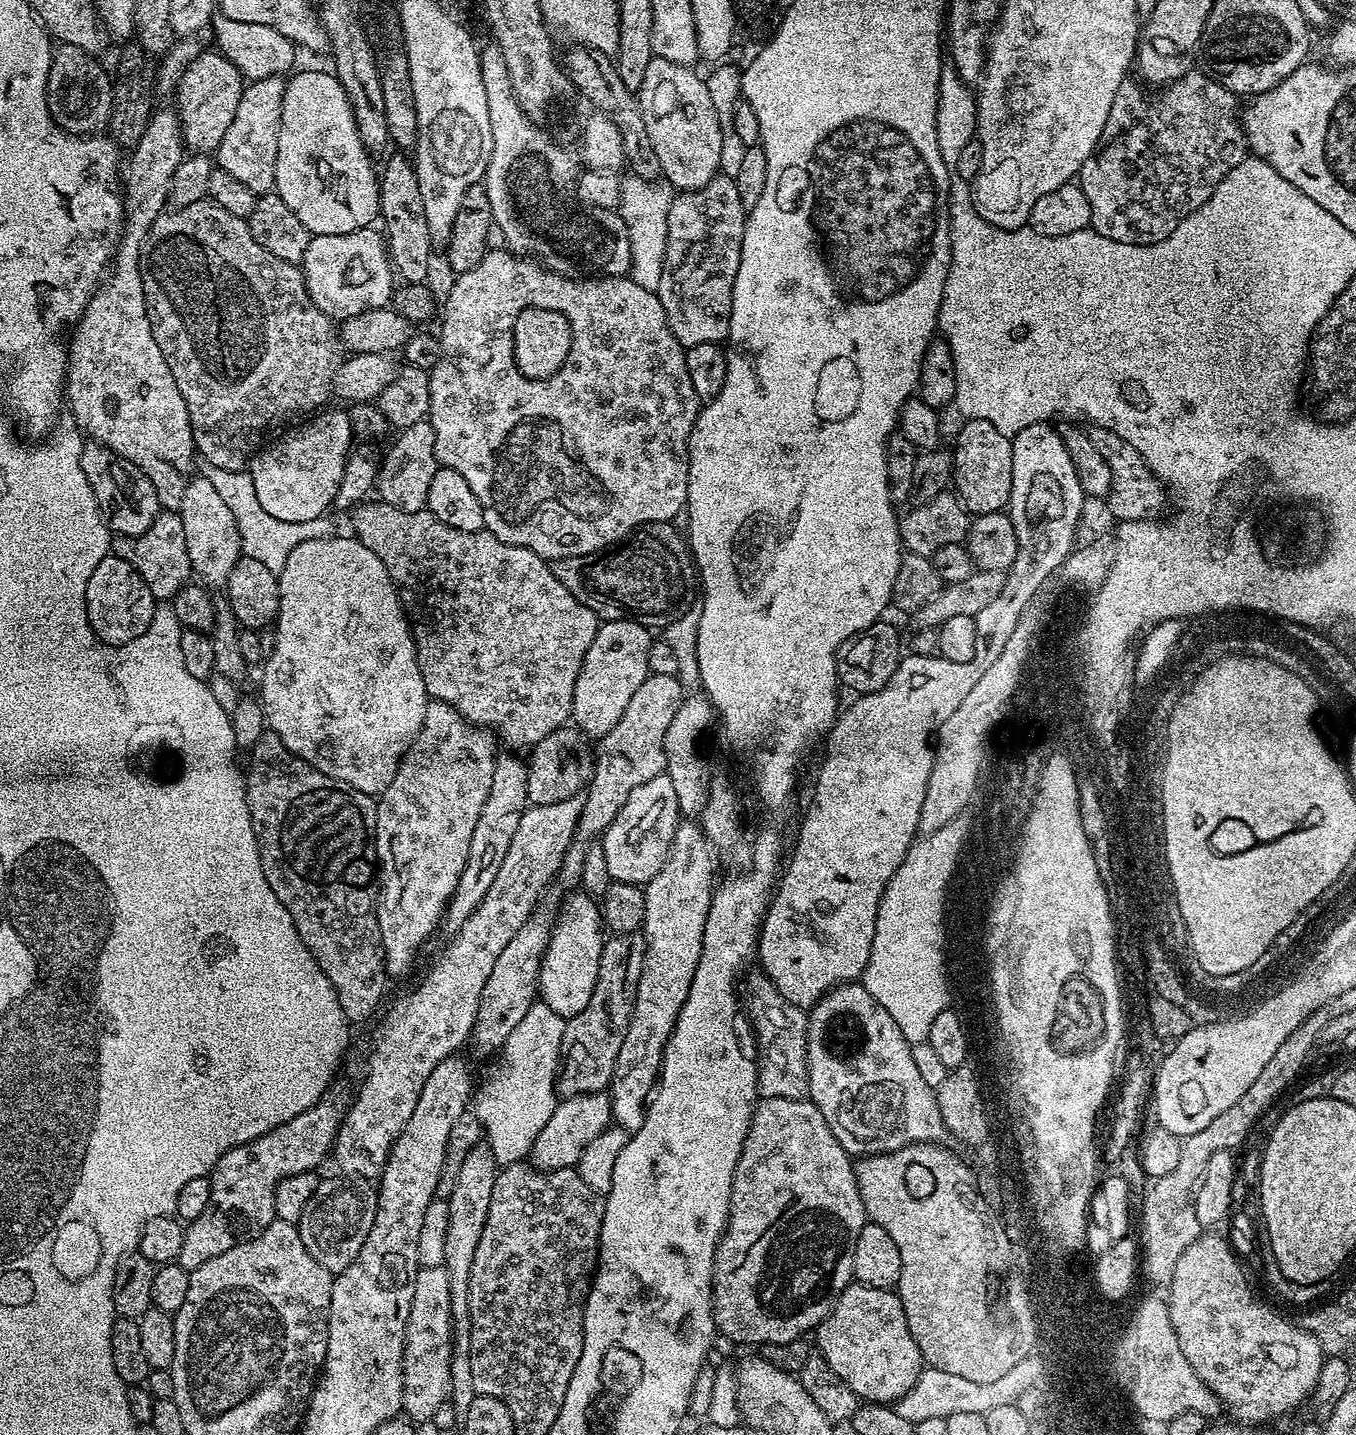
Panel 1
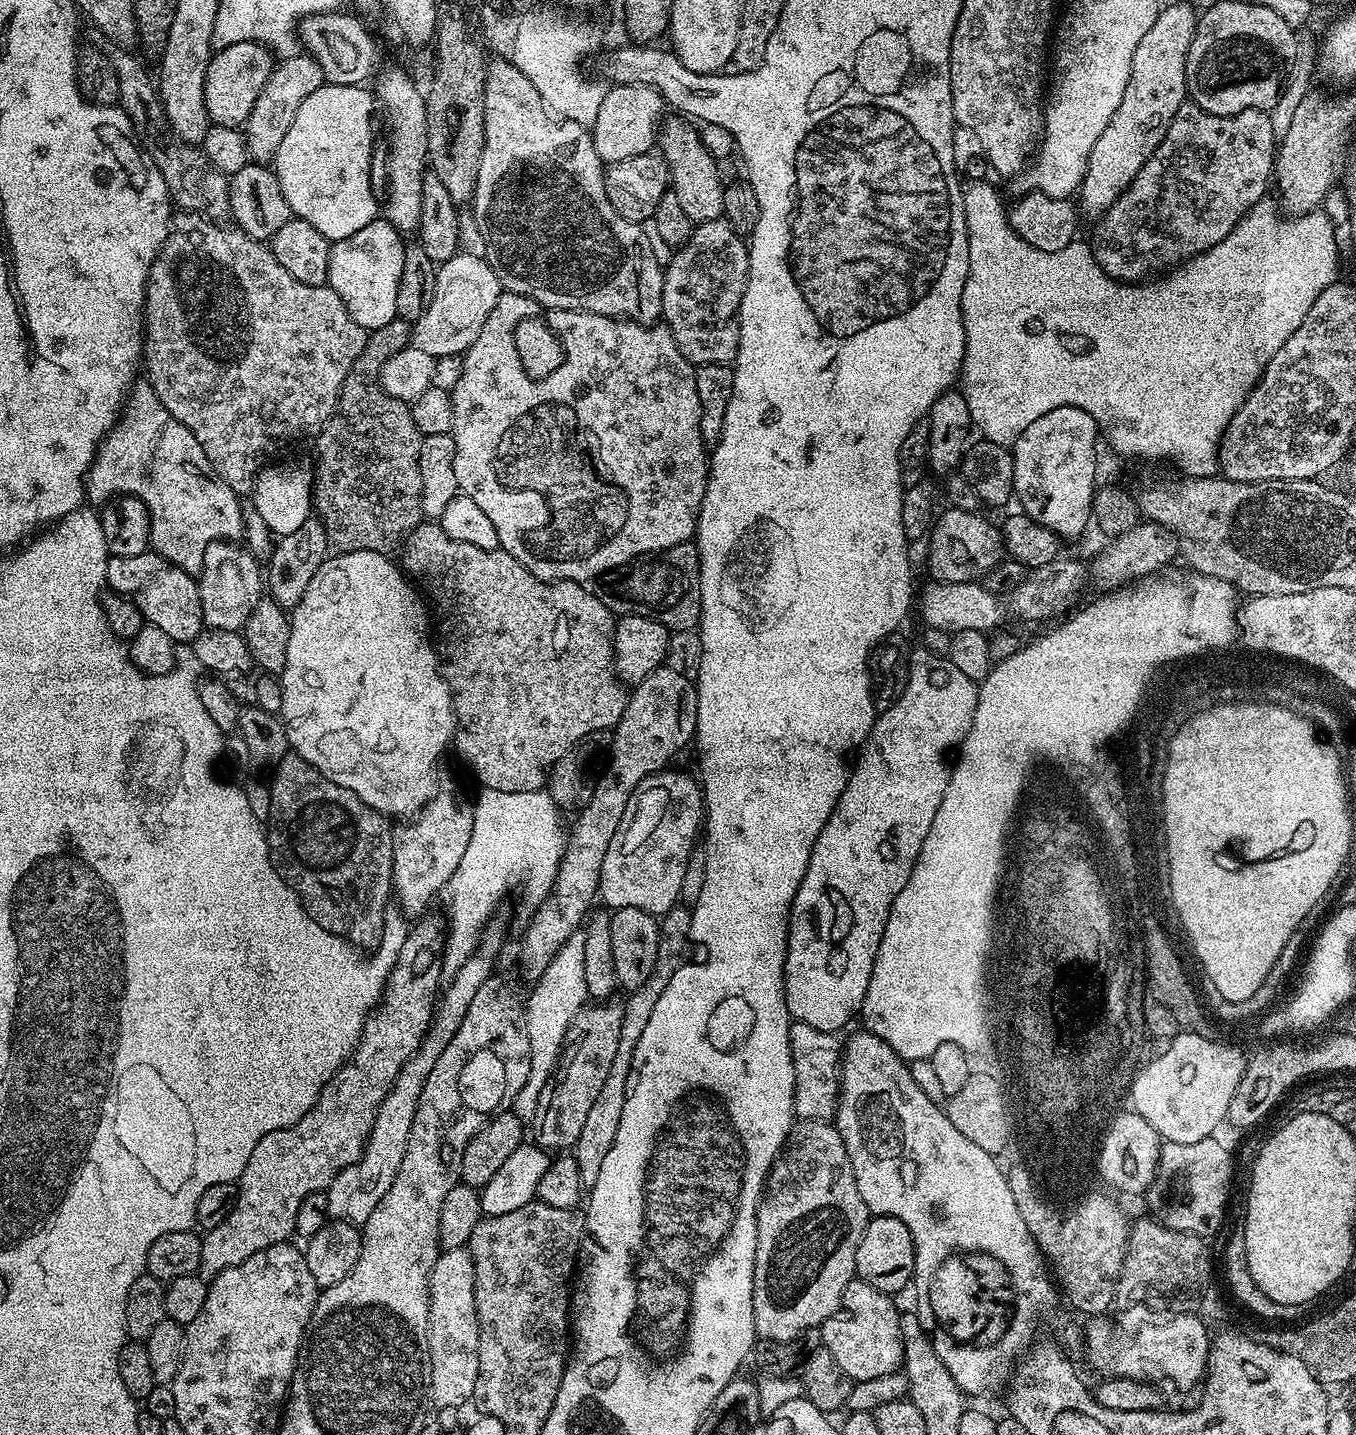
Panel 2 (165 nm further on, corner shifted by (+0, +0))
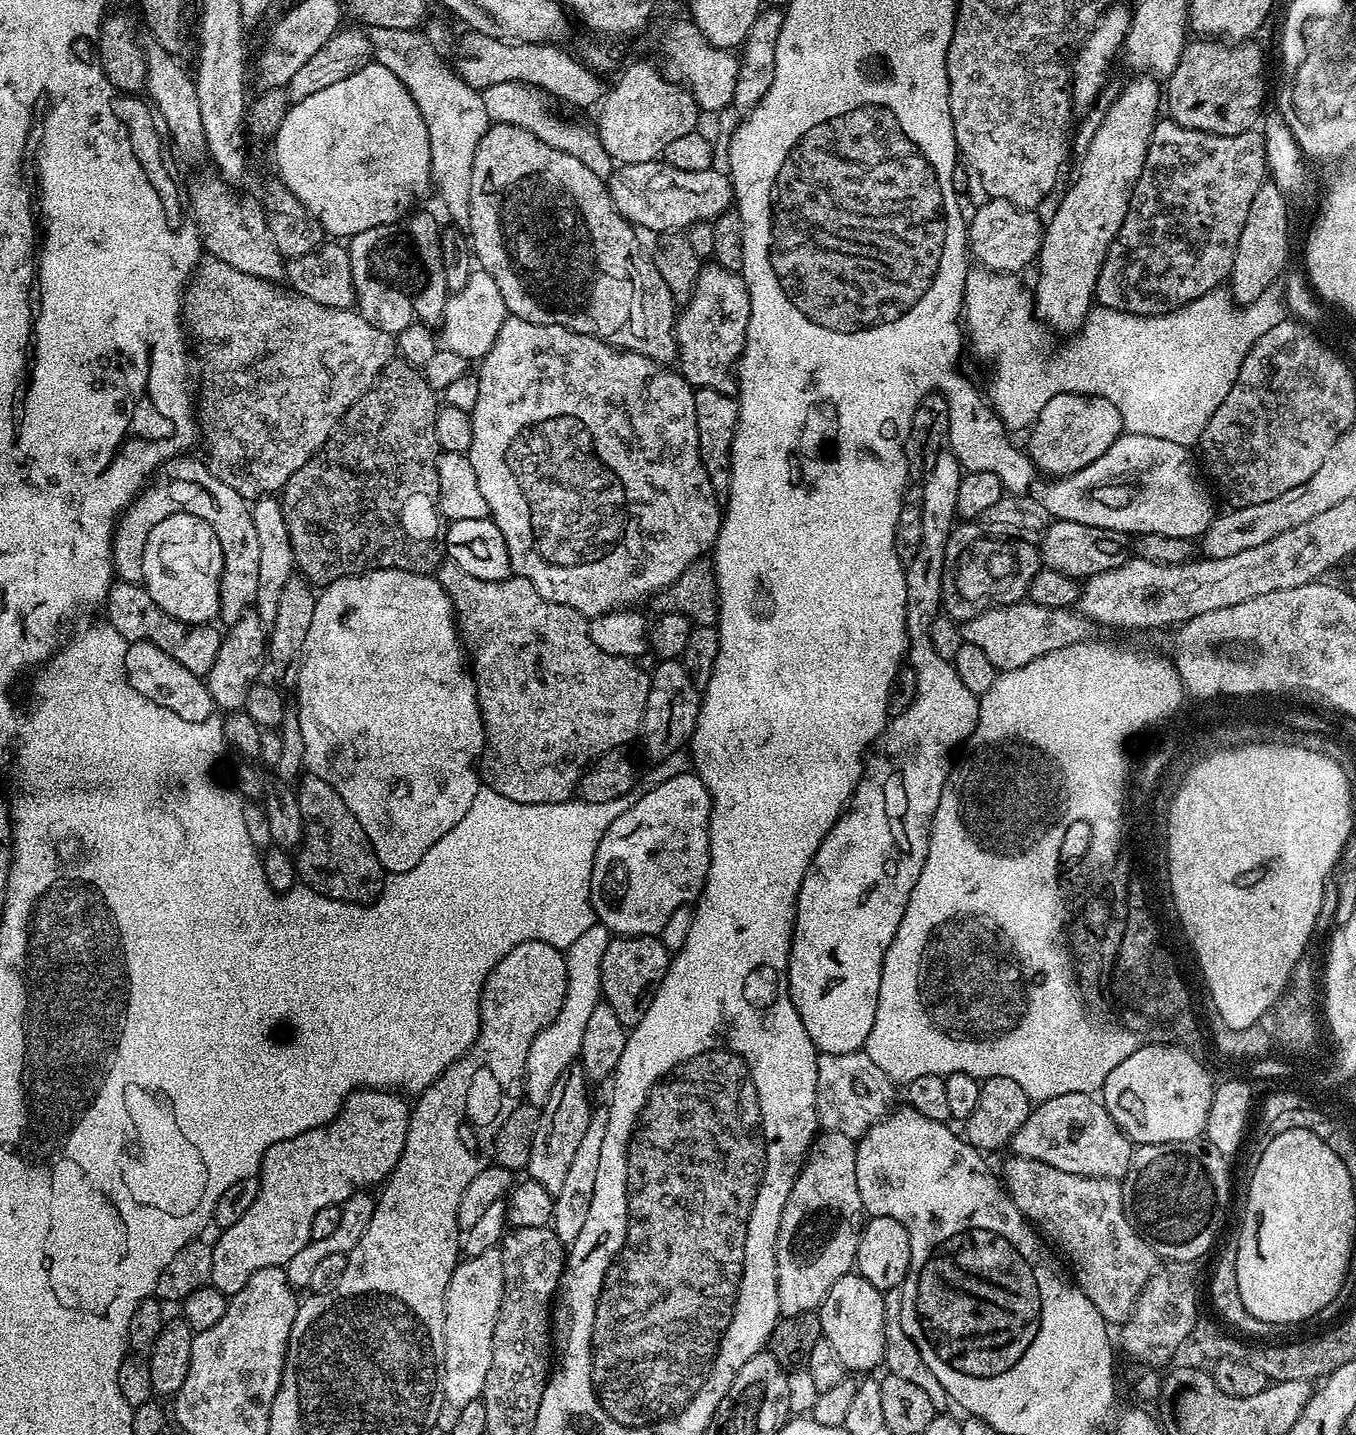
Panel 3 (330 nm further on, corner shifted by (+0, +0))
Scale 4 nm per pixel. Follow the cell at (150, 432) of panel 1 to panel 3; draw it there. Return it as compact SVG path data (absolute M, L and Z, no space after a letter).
M185 454L176 456L173 460L167 460L161 468L156 469L155 476L152 477L144 491L118 517L116 529L112 535L112 571L116 580L125 580L131 584L141 583L142 550L146 546L146 538L150 534L150 530L154 530L154 526L158 522L162 522L162 518L166 518L175 512L194 514L198 518L210 522L210 526L214 530L214 534L218 534L218 542L222 546L224 572L220 575L220 586L221 589L228 590L232 584L232 592L236 597L233 600L225 599L221 603L218 620L221 625L231 626L238 623L239 619L253 607L256 601L258 594L258 557L261 556L262 550L258 550L258 534L254 530L254 518L249 501L245 500L242 494L238 494L238 490L230 490L230 486L226 486L226 482L218 482L218 478L214 478L214 474L209 470L207 463L203 459L195 460L194 457L195 455Z

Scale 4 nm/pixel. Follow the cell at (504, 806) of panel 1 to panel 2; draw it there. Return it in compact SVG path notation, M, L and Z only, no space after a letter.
M429 918L419 921L417 928L413 927L404 939L402 950L398 954L398 962L390 970L384 994L379 1004L368 1015L368 1021L356 1044L348 1063L343 1064L338 1071L326 1082L322 1094L310 1106L310 1110L294 1126L274 1130L274 1134L266 1134L258 1146L254 1146L254 1154L250 1154L250 1162L246 1162L246 1170L240 1175L236 1190L236 1201L218 1226L207 1229L203 1233L200 1245L199 1275L211 1281L222 1270L230 1270L230 1266L238 1266L238 1262L246 1262L250 1254L258 1254L258 1250L266 1250L266 1246L283 1244L295 1233L298 1206L310 1194L323 1192L330 1182L344 1168L349 1168L362 1154L368 1141L370 1130L374 1126L374 1118L386 1098L386 1094L394 1086L398 1074L406 1062L420 1048L425 1034L432 1027L434 1013L438 1008L438 993L441 991L440 976L442 977L442 953L446 943L443 931L436 929L436 924Z

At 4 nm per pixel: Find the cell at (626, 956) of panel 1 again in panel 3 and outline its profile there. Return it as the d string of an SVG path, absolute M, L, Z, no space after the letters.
M573 1066L554 1082L554 1090L550 1090L550 1098L540 1108L540 1121L534 1134L533 1145L530 1146L527 1179L538 1182L538 1186L546 1186L546 1190L555 1193L562 1190L566 1173L570 1171L570 1162L586 1134L586 1126L590 1126L590 1118L594 1104L588 1101L590 1081L584 1075L584 1069Z

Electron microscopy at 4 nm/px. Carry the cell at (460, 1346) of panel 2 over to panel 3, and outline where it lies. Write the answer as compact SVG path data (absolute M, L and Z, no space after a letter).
M499 1247L483 1254L461 1259L446 1286L446 1310L444 1311L444 1358L440 1373L440 1391L443 1403L450 1406L466 1406L466 1402L481 1399L486 1386L486 1374L490 1374L490 1358L494 1354L494 1326L504 1297L503 1254Z

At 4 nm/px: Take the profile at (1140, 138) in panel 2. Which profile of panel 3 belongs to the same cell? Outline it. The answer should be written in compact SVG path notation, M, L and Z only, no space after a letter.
M1136 74L1133 77L1117 94L1116 101L1106 108L1104 120L1098 126L1086 154L1079 157L1080 173L1077 174L1076 181L1069 186L1068 193L1061 198L1060 205L1052 212L1052 217L1046 220L1044 241L1038 257L1040 273L1036 276L1036 288L1034 287L1034 311L1053 333L1079 332L1094 307L1100 267L1126 218L1132 191L1146 162L1146 150L1150 146L1154 126L1162 112L1161 81L1151 74Z

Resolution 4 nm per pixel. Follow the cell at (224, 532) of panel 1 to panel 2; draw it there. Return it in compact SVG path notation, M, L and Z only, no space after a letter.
M229 542L211 543L203 554L197 584L202 600L204 623L208 628L241 631L254 606L264 594L264 574L257 557L245 547Z

